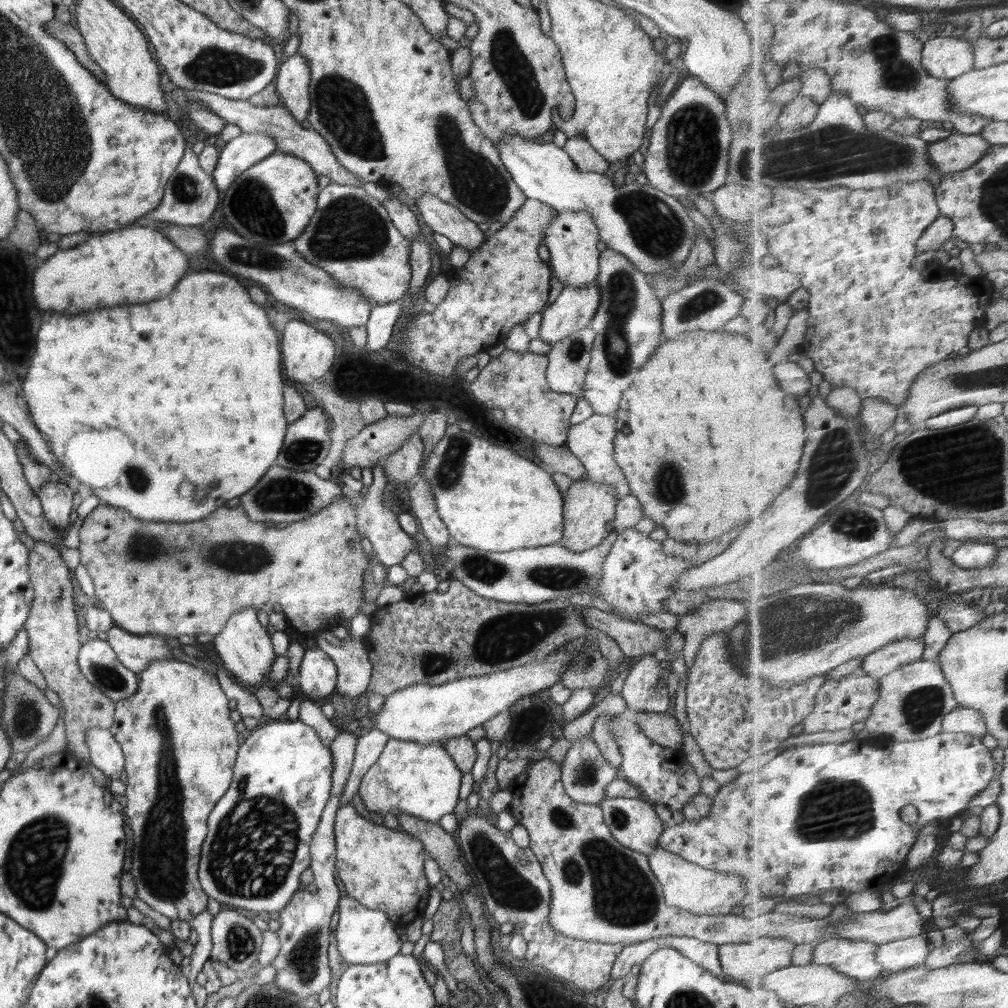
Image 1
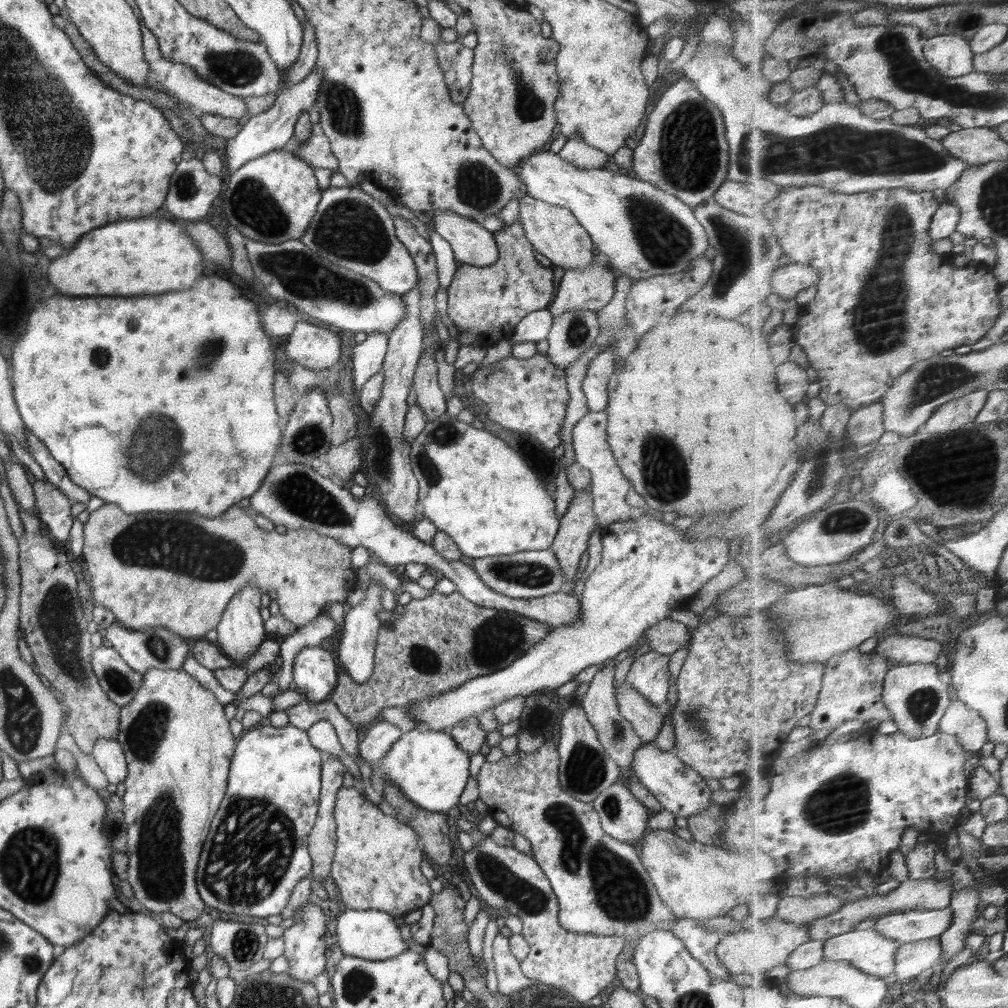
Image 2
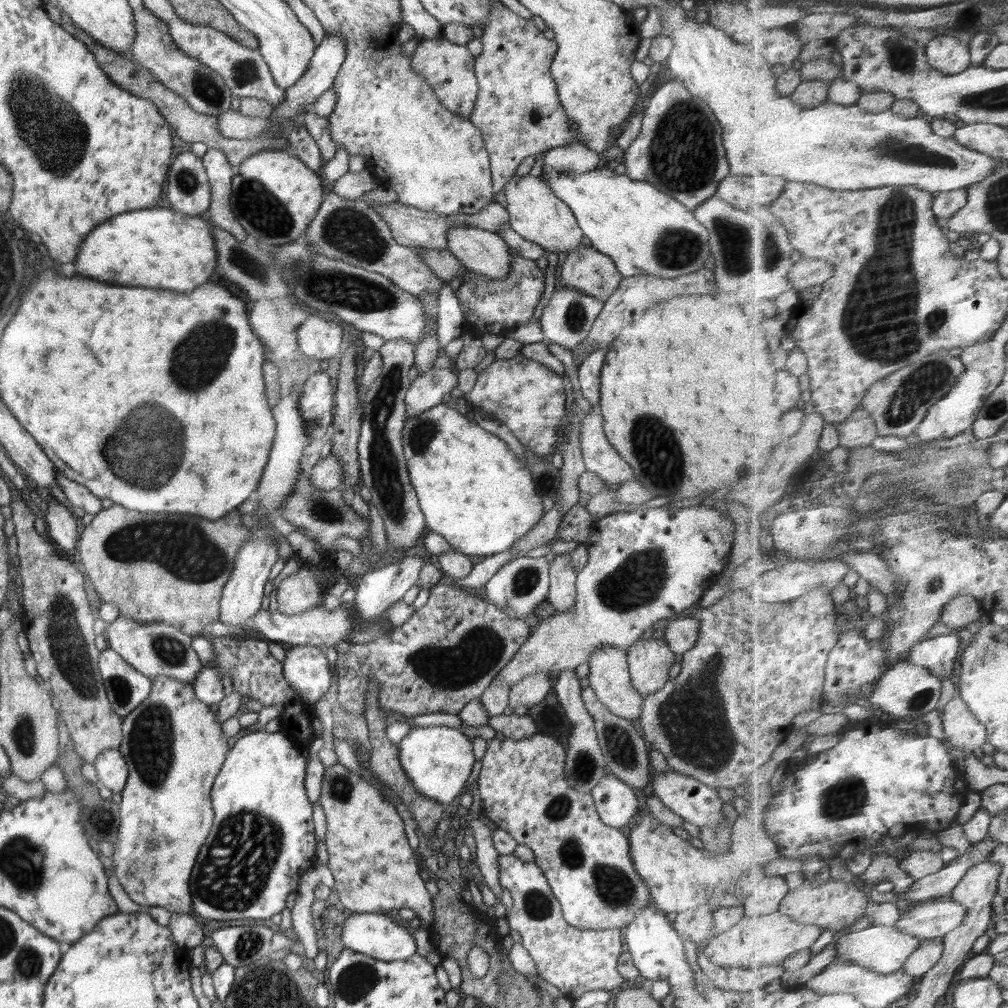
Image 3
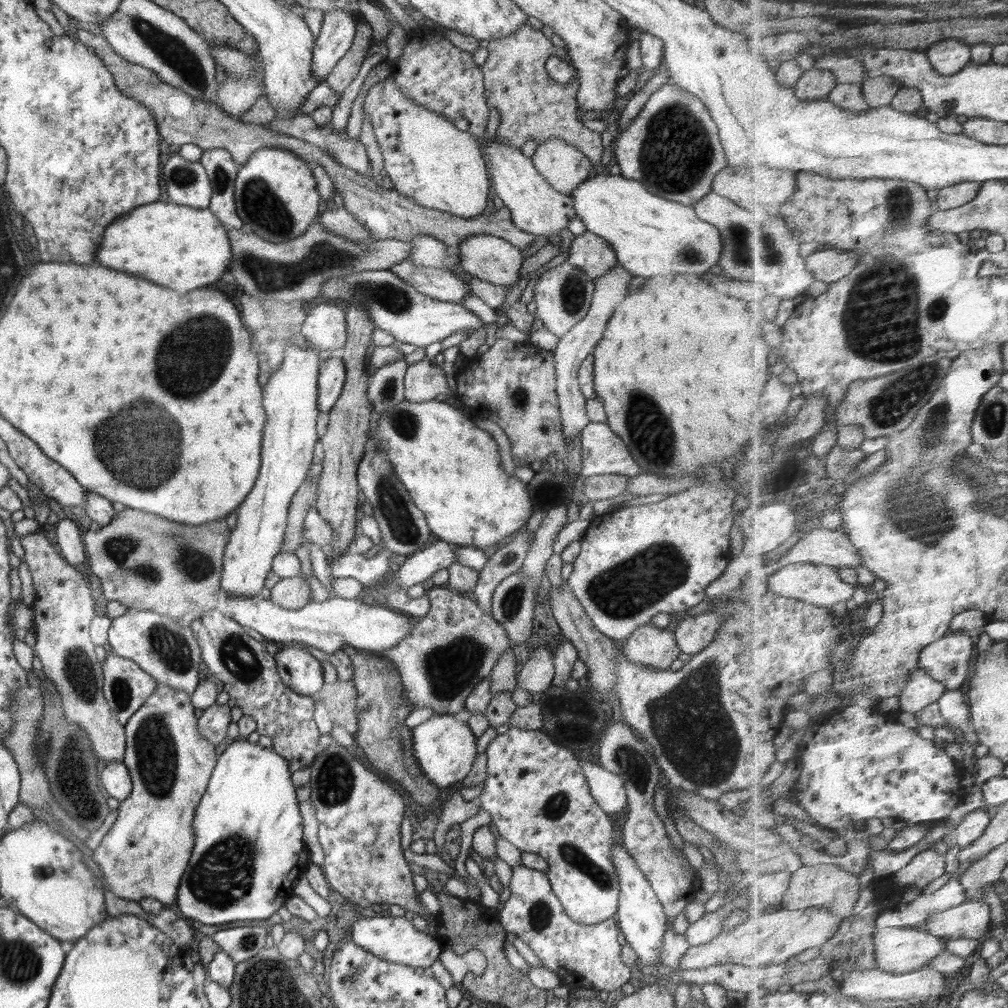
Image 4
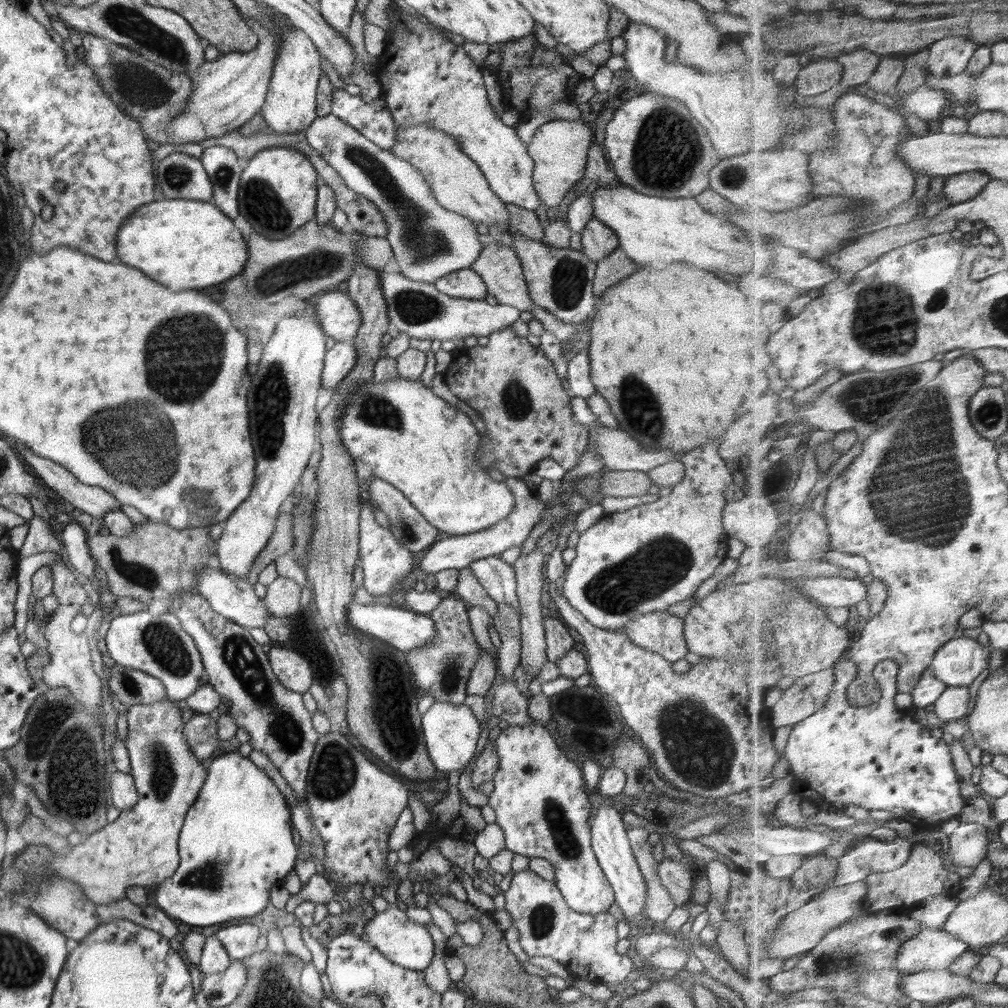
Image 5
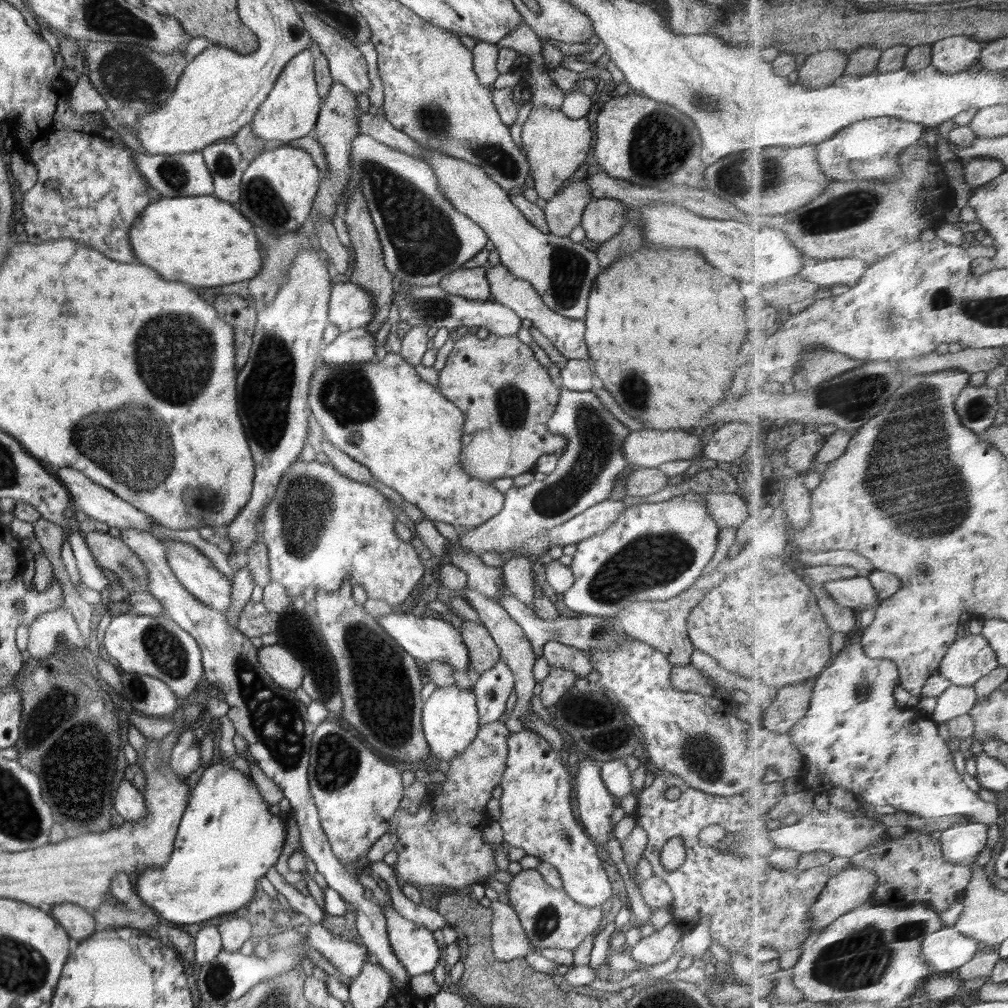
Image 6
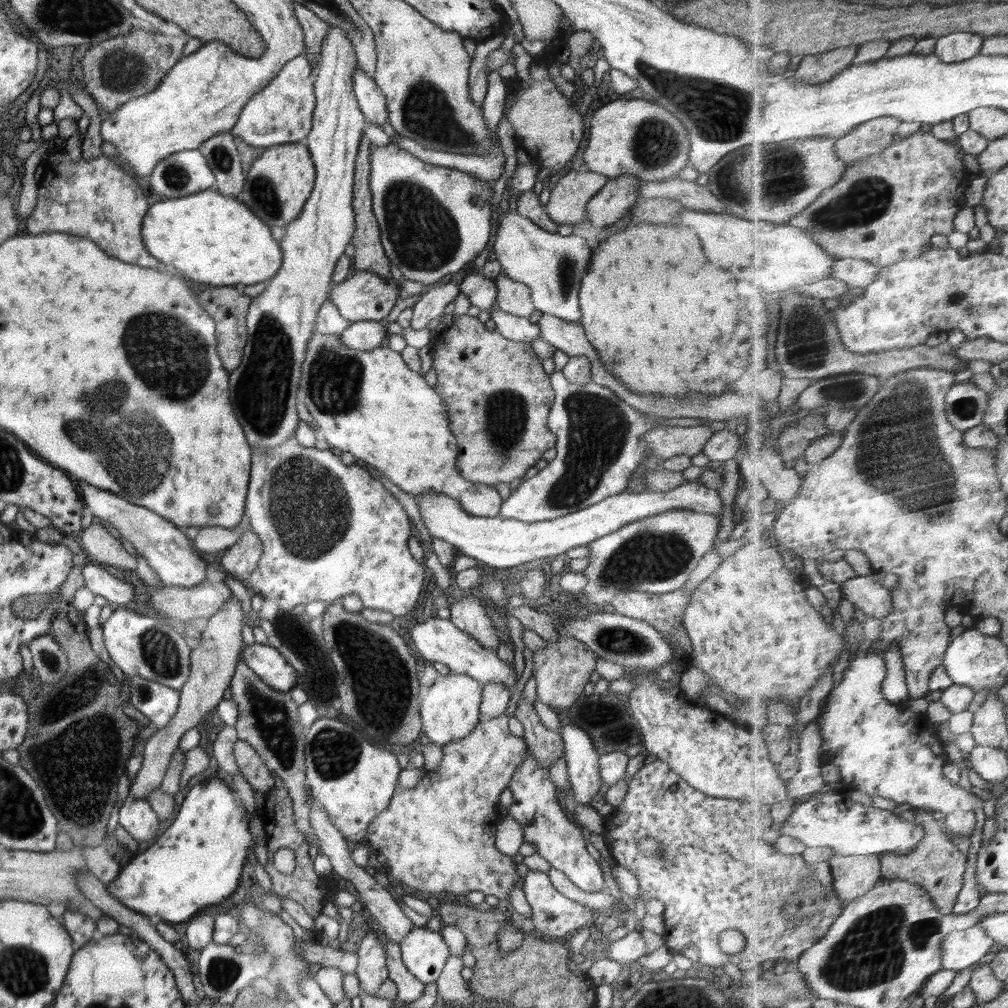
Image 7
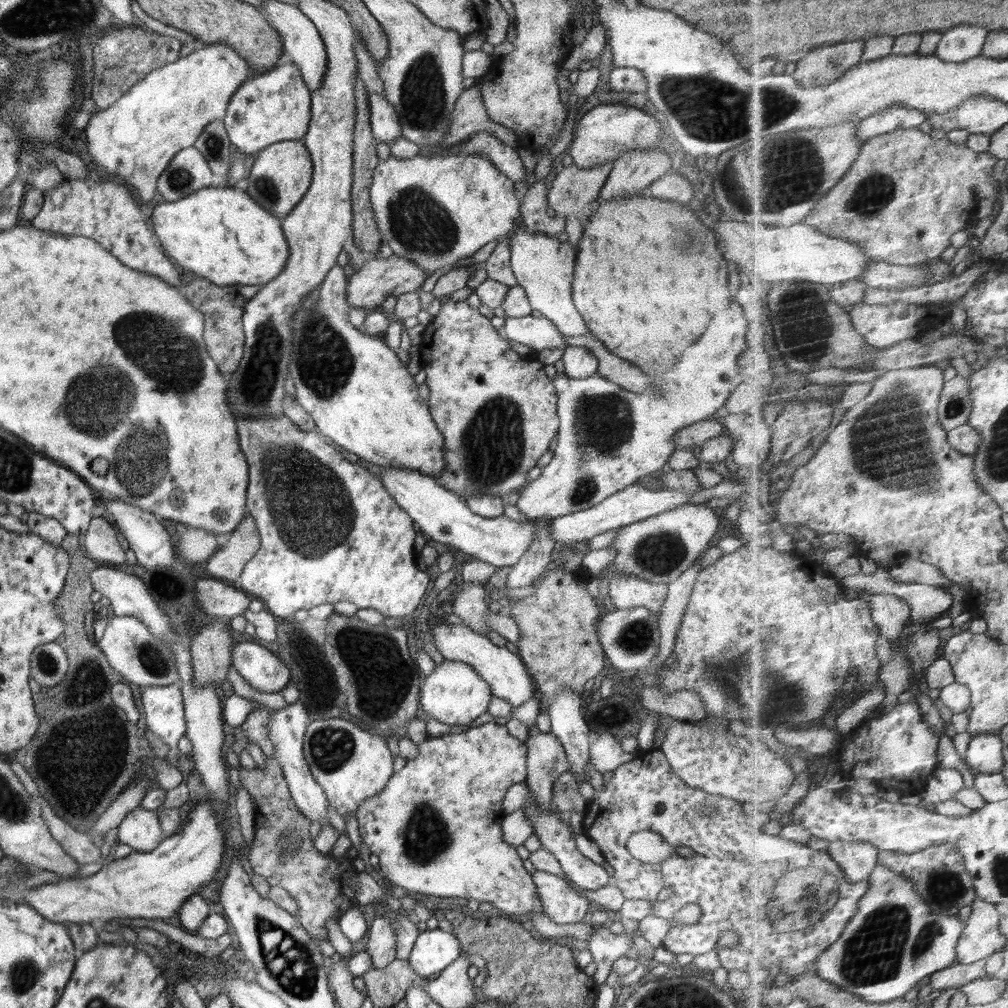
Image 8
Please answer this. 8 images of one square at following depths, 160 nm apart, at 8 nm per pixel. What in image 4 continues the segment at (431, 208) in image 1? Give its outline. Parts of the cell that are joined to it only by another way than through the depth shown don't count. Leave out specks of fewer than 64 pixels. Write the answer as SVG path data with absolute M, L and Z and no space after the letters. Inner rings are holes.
M488 234L471 236L460 242L455 250L460 255L461 270L480 280L508 287L509 290L520 280L524 252L502 238Z

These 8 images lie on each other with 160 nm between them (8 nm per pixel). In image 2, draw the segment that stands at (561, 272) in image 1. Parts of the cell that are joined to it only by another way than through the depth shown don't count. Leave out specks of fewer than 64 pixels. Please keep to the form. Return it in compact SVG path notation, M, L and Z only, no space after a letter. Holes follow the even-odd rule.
M524 195L519 204L520 226L524 236L530 241L536 253L544 255L552 263L552 268L584 270L590 267L596 255L595 246L588 232L577 222L568 208L550 205Z

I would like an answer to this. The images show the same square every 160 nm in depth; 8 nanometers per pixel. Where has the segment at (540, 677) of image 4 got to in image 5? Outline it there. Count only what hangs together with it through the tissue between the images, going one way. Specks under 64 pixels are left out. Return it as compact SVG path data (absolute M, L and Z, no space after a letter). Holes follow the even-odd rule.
M534 549L530 554L520 555L512 564L517 580L517 597L519 600L519 616L520 634L521 634L521 664L524 671L528 675L538 677L540 667L547 661L545 630L543 625L543 617L545 609L540 601L540 593L542 592L542 576L544 574L544 557L540 549Z

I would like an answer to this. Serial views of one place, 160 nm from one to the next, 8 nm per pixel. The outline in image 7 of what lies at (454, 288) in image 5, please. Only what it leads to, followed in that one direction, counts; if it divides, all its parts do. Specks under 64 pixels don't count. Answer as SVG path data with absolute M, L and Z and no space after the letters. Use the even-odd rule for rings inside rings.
M479 268L475 273L465 276L459 284L459 291L468 297L472 306L489 310L497 302L497 286L492 279L484 277L481 271Z

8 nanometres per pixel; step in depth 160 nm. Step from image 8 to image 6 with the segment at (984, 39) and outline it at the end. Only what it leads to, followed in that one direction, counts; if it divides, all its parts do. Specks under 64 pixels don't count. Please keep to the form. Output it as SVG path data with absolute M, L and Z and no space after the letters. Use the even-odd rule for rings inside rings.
M951 36L935 43L933 65L948 74L962 72L980 60L984 45L968 36Z

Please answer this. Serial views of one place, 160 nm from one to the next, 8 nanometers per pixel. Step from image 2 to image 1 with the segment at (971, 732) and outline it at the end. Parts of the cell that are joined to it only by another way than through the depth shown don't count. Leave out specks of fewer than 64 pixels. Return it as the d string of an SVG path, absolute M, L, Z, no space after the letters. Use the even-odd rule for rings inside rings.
M961 706L948 714L944 721L943 732L972 734L984 738L989 734L989 726L982 711Z

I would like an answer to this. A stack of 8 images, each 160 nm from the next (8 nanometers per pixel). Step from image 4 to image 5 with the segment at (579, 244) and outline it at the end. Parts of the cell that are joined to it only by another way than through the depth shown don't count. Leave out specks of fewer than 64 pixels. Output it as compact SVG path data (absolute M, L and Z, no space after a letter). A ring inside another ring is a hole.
M594 216L588 221L581 234L581 252L596 264L608 257L610 253L615 252L619 246L619 239L616 237L616 233L612 229L608 229L608 226L598 221Z

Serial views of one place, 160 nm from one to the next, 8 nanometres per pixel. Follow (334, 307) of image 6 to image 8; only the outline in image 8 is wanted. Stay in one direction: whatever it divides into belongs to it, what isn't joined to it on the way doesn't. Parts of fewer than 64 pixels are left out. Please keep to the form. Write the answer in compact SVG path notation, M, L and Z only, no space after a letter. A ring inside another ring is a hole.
M394 254L388 259L381 257L378 260L368 260L362 268L350 270L346 287L347 301L353 308L363 308L366 312L371 312L388 296L397 297L405 292L420 289L431 274L432 272L420 269L408 259Z

